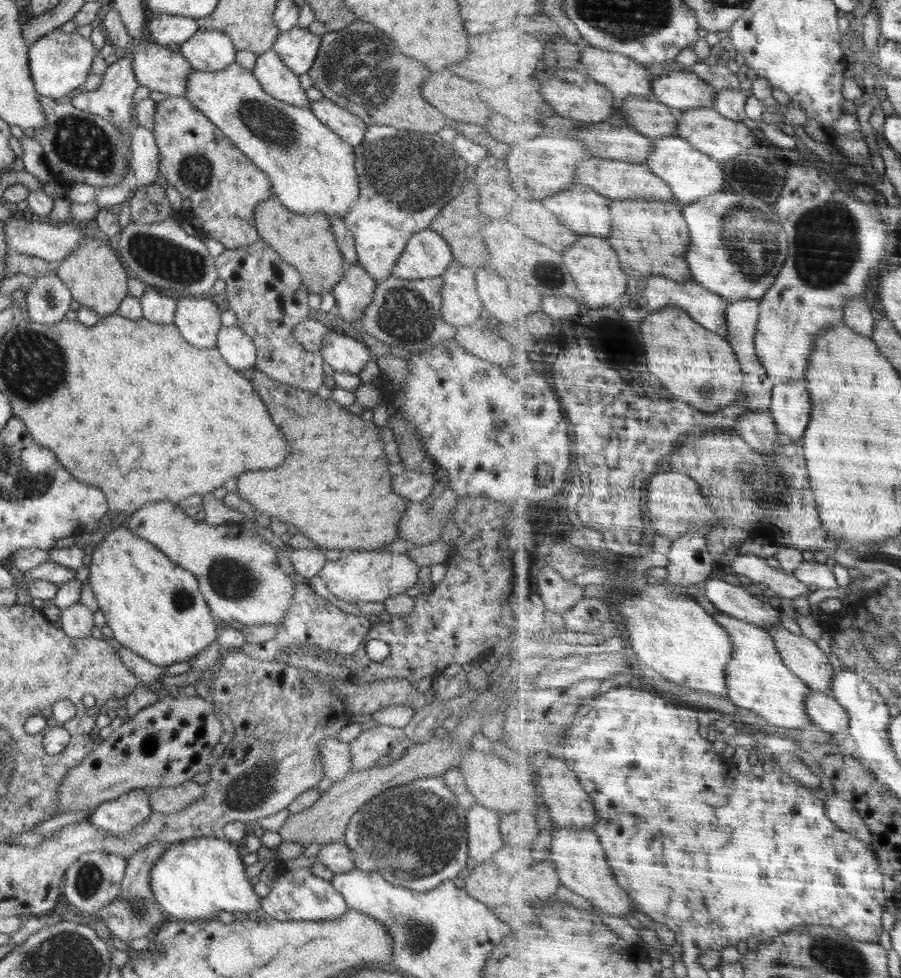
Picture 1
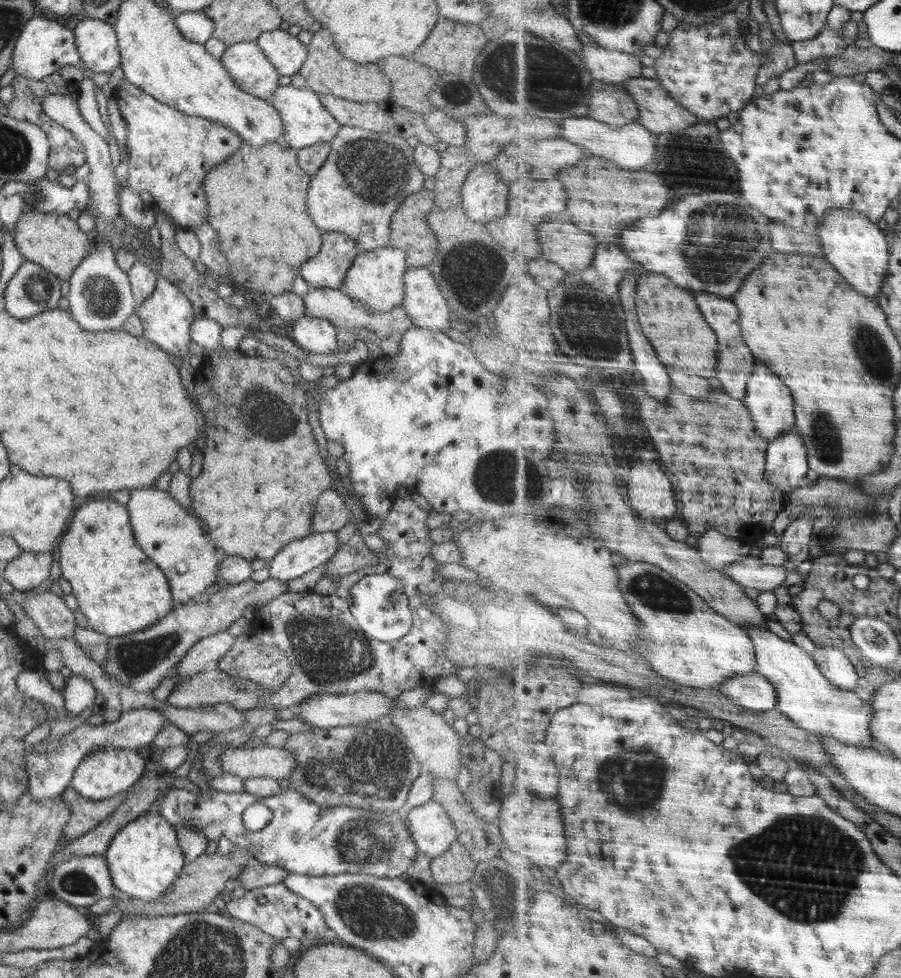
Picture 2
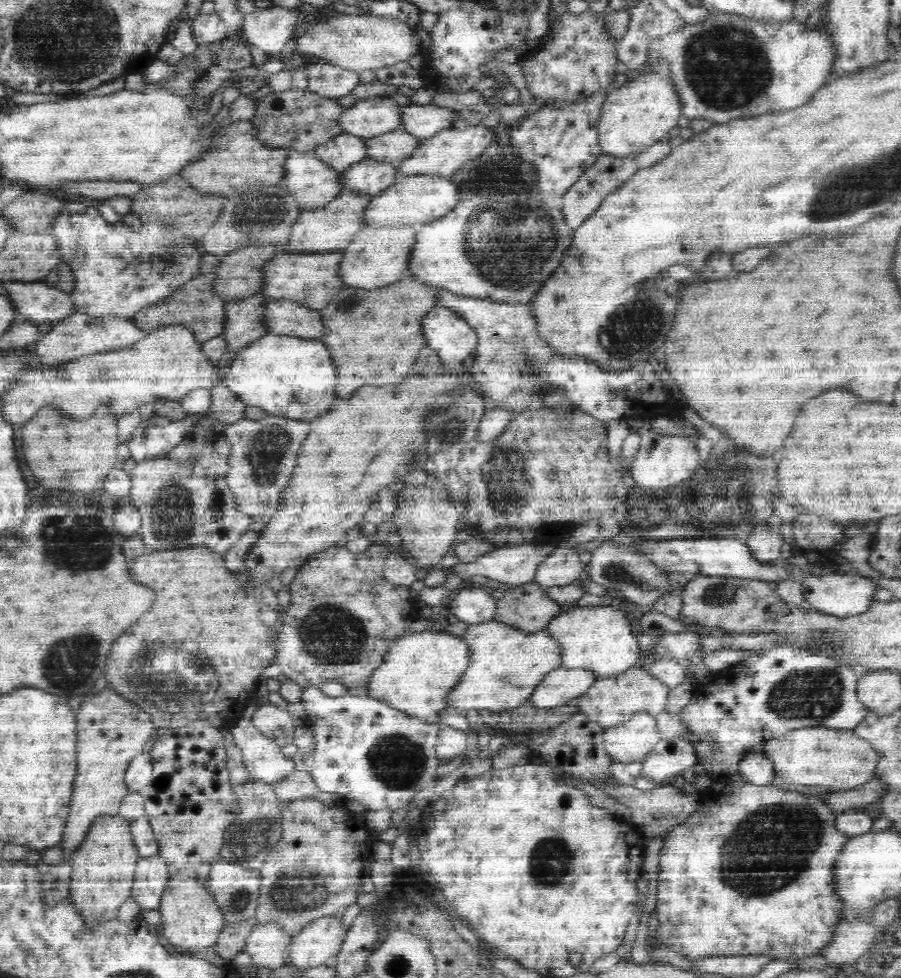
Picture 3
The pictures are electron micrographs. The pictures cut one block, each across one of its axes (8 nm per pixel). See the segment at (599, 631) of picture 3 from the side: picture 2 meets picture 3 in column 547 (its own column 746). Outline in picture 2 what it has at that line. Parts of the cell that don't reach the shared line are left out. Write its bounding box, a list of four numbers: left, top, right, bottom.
[746,626,877,748]

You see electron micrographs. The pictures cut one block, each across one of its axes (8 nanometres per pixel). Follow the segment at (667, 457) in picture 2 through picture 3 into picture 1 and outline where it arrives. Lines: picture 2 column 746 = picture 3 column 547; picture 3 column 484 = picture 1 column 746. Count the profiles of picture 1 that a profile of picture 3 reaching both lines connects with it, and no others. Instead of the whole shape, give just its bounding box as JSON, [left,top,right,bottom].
[678,431,839,560]

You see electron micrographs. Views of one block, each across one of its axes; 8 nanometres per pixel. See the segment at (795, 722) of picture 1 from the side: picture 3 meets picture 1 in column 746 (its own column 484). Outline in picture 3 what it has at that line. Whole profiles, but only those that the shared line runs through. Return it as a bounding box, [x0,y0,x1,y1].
[451,618,563,713]

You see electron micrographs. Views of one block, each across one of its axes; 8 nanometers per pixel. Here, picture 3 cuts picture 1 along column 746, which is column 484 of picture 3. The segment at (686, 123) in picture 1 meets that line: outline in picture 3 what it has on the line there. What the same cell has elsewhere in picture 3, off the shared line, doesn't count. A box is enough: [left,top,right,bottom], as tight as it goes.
[399,125,496,176]

